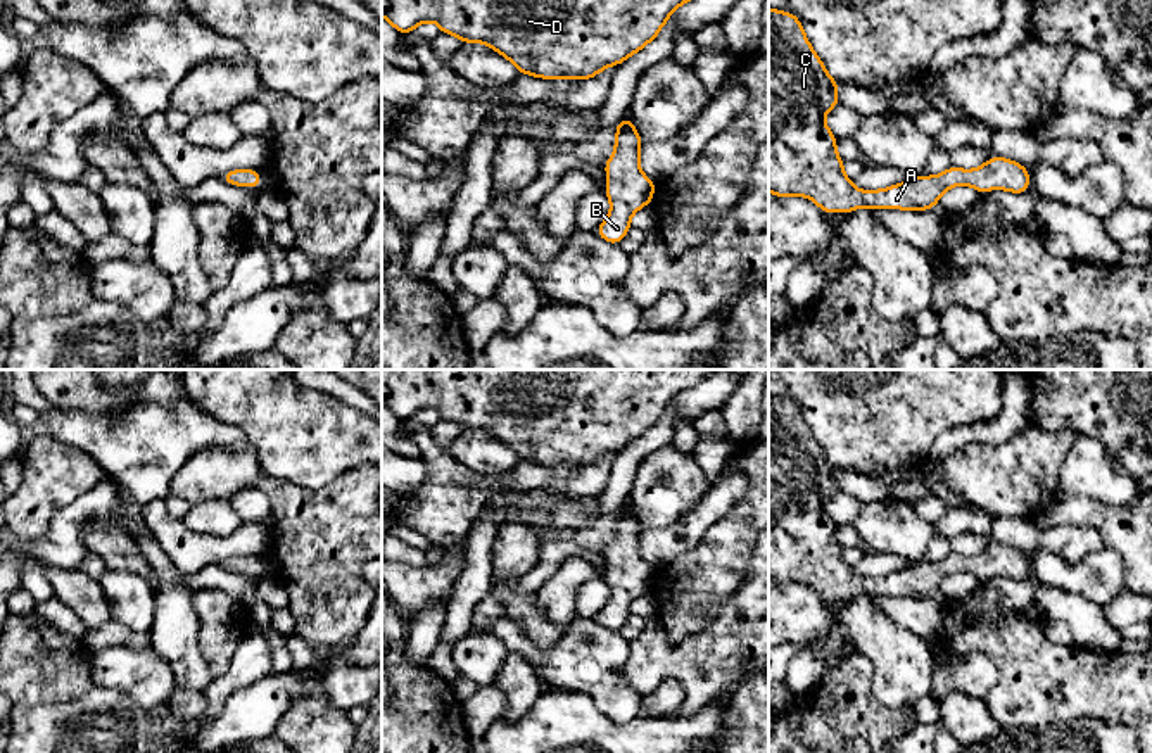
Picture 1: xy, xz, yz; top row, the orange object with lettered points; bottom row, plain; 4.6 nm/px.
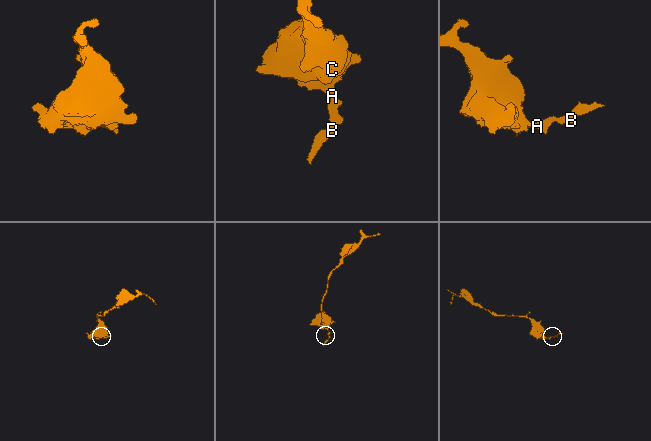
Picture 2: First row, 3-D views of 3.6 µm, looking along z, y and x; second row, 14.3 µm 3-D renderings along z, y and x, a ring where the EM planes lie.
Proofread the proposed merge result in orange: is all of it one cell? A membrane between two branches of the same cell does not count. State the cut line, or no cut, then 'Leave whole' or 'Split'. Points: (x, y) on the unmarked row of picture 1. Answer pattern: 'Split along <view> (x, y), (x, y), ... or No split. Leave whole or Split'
No split. Leave whole

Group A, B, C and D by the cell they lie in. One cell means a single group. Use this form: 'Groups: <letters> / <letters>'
Groups: A B C D

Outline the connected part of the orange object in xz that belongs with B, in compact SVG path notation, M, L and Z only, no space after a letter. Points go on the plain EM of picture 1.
M629 503L617 513L615 539L604 549L608 570L603 575L611 589L611 598L594 620L618 632L630 615L630 603L651 591L656 570L639 554L639 534L642 525Z

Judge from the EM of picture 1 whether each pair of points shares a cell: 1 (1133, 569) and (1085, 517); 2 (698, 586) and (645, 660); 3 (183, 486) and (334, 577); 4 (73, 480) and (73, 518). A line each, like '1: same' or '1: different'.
1: same
2: different
3: same
4: different

